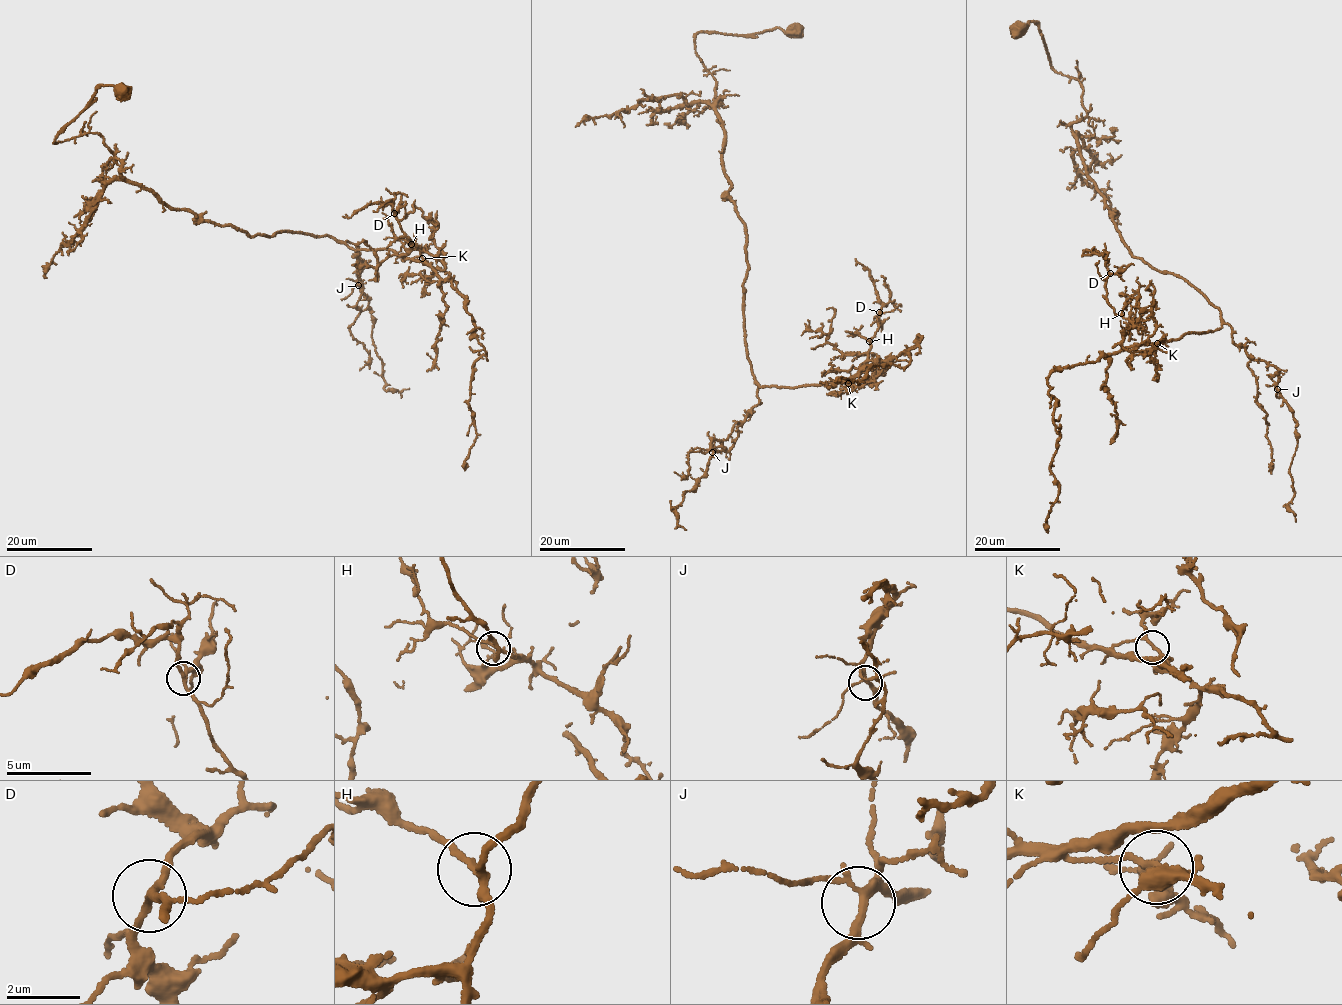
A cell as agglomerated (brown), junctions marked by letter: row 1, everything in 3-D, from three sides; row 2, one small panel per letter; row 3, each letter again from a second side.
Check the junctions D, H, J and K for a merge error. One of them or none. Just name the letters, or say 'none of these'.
K

